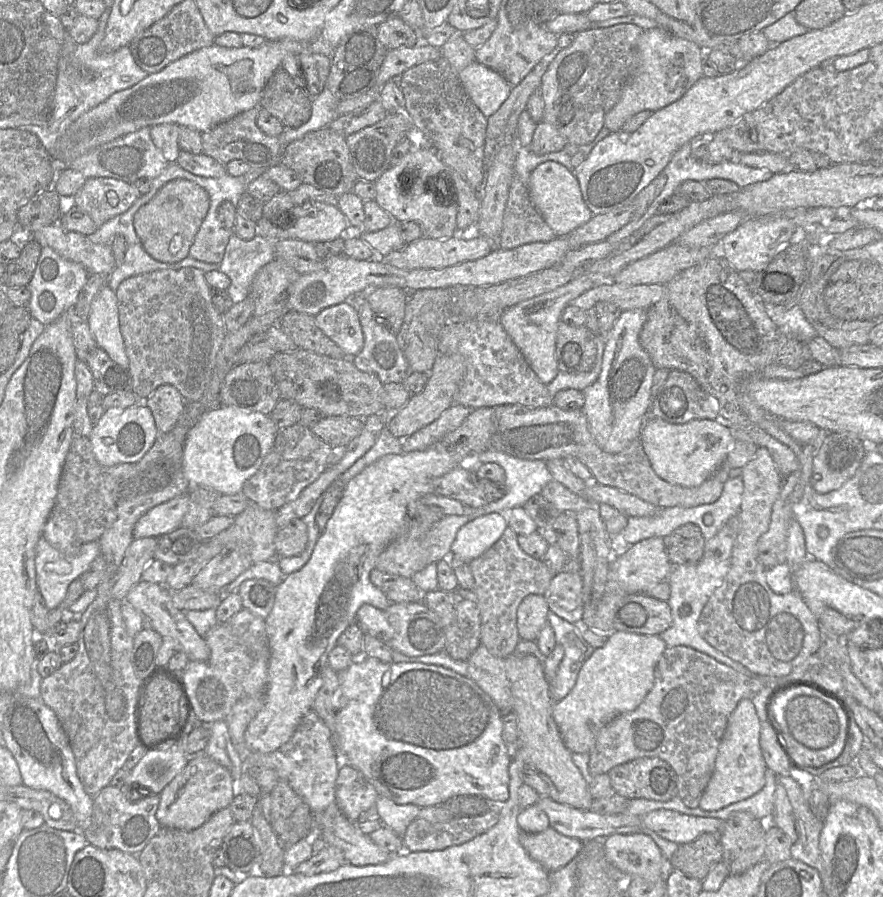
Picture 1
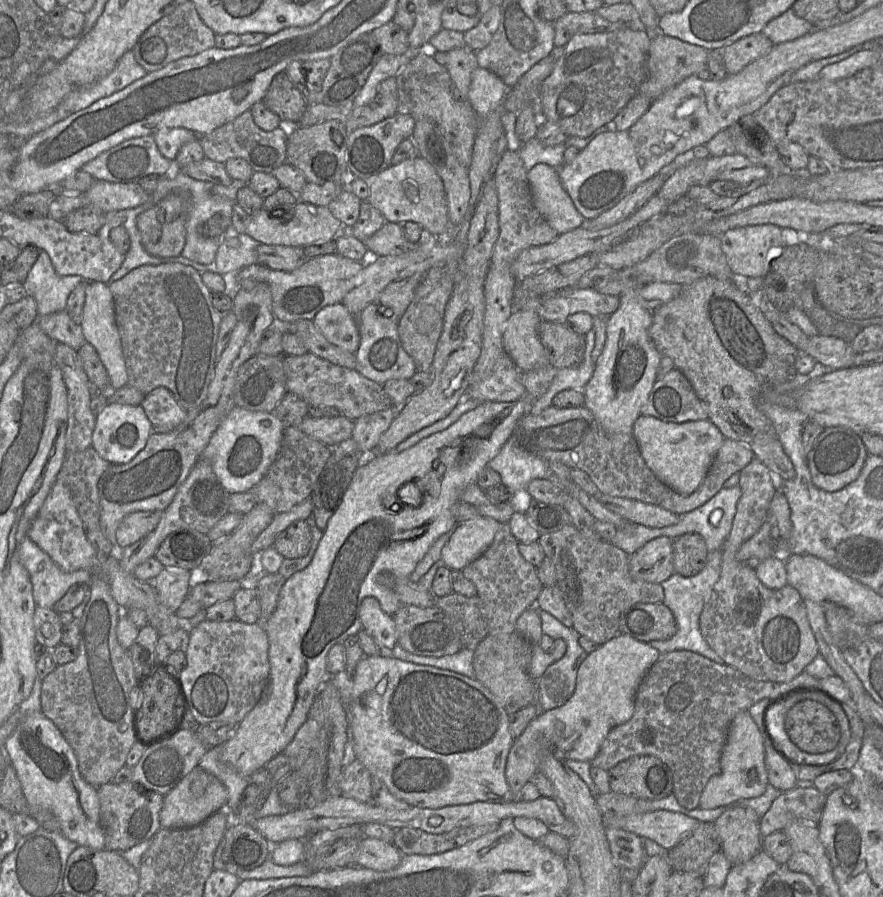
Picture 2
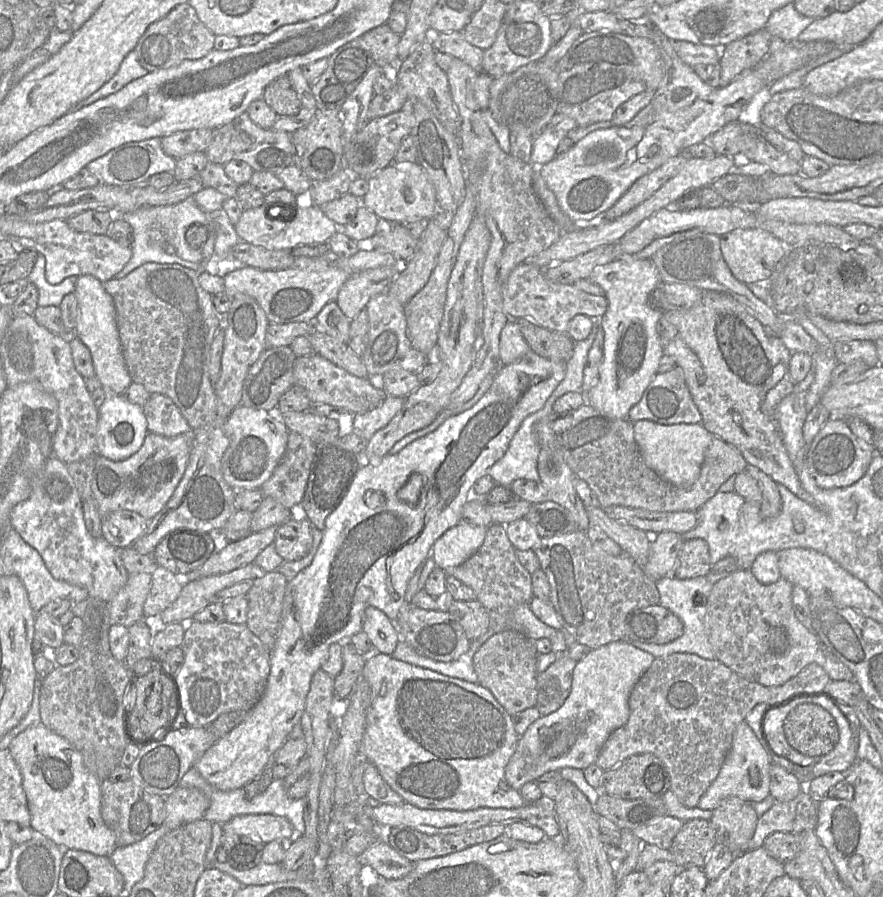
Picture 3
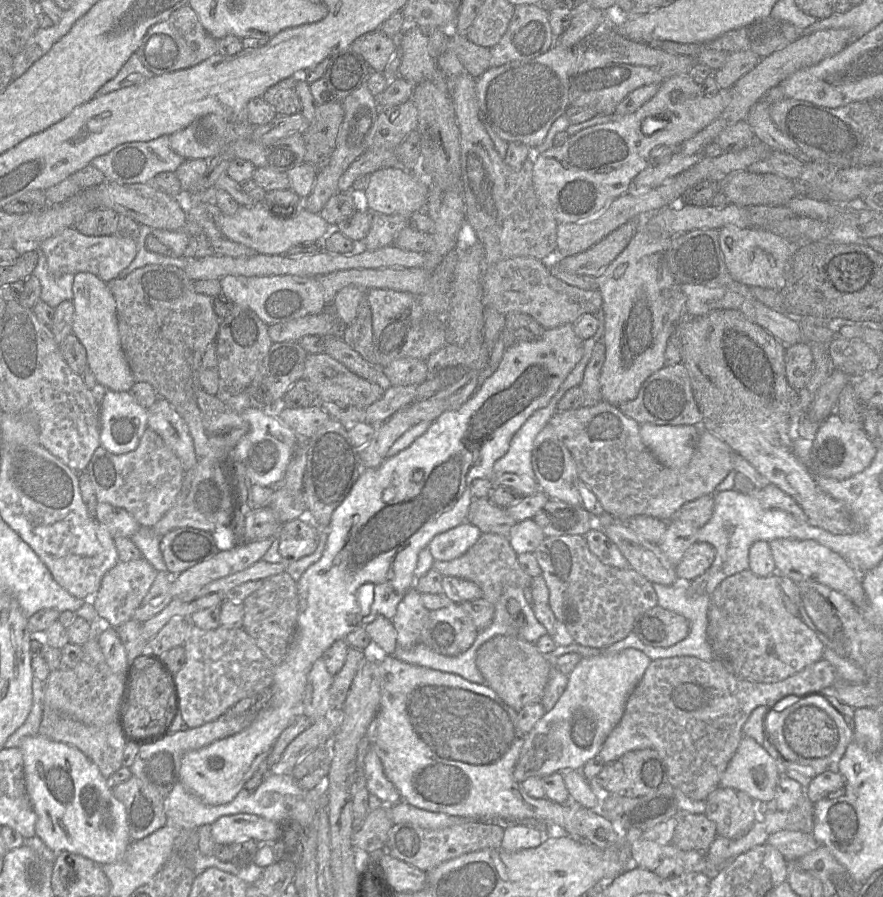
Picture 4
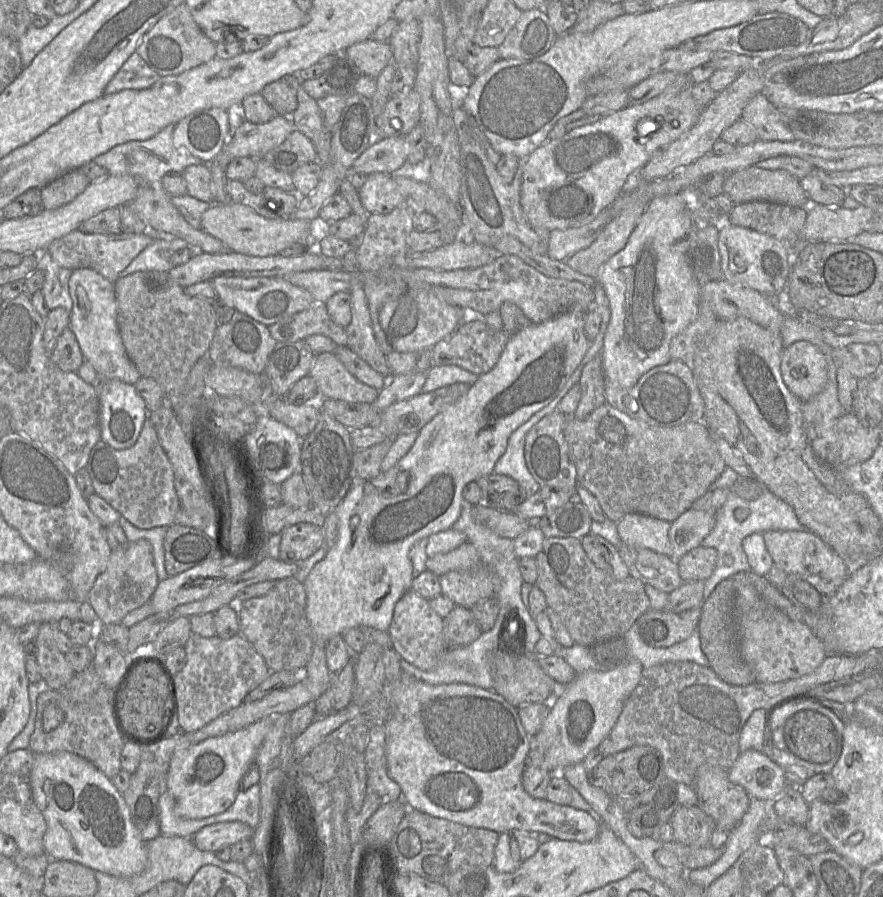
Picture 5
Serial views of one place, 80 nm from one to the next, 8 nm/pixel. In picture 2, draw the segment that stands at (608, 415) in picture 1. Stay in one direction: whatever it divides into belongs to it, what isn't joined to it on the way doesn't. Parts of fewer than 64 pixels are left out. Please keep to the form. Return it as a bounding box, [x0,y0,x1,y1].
[583,287,662,434]

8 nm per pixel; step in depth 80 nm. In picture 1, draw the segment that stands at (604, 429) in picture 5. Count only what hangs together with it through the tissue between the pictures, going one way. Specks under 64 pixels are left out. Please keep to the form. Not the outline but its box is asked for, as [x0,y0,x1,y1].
[488,405,758,509]

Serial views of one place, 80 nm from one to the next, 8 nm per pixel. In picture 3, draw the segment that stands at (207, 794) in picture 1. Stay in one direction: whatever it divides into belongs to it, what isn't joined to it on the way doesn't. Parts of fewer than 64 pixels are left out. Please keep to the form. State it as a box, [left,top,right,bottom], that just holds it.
[163,787,209,830]

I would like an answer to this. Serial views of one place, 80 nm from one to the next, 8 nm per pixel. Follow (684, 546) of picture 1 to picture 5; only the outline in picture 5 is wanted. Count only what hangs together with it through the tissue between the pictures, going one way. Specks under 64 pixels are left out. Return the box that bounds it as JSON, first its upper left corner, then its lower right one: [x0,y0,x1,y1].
[677,545,717,582]

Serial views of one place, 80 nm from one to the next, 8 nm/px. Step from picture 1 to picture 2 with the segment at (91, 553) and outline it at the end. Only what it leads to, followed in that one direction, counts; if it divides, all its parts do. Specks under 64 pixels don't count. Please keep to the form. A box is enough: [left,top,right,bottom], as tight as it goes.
[19,538,93,609]

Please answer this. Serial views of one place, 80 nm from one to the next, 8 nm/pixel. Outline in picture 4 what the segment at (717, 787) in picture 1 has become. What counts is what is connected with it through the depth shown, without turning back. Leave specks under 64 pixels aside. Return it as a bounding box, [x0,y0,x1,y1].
[719,735,781,804]

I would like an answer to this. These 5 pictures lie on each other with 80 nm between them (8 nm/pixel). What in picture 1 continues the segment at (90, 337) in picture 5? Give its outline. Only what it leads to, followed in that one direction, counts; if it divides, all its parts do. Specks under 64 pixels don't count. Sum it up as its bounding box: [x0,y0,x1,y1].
[86,285,129,369]

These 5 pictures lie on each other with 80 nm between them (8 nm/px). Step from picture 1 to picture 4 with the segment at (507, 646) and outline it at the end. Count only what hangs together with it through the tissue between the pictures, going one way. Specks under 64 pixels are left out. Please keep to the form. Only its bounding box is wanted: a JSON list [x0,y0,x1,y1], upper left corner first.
[432,533,531,604]

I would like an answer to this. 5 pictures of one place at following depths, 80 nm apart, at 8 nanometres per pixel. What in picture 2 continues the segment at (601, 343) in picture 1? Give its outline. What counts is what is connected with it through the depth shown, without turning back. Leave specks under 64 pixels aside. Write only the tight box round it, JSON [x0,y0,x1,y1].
[530,330,595,415]

